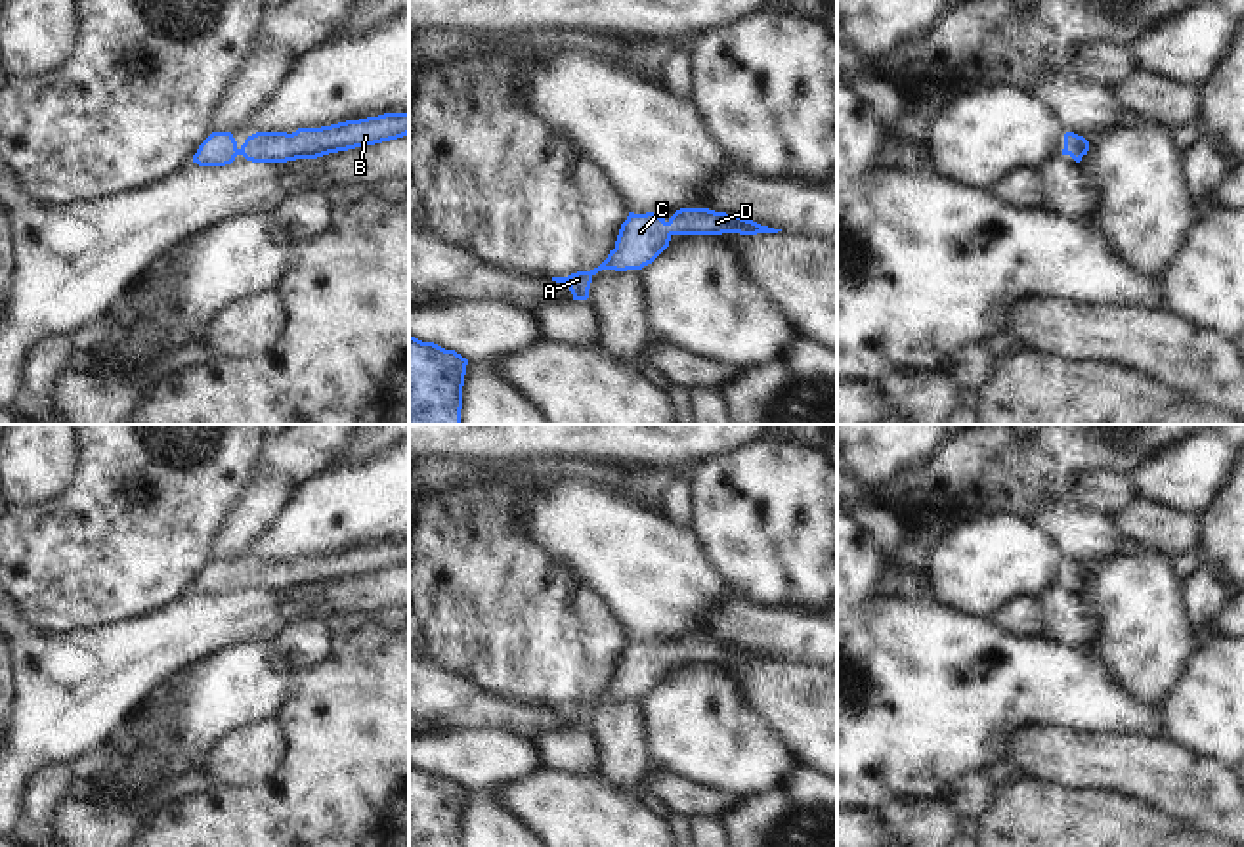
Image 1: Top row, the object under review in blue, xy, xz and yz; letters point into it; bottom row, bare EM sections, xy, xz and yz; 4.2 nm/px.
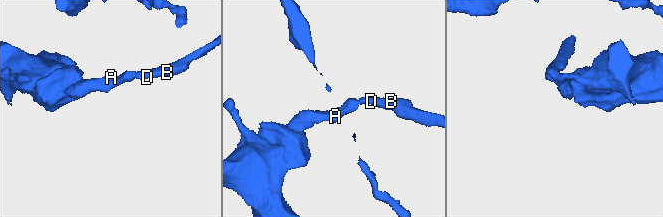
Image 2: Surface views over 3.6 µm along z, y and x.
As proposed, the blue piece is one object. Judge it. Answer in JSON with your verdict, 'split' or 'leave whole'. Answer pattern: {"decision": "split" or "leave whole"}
{"decision": "leave whole"}

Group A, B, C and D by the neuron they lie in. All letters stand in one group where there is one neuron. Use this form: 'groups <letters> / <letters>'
groups A B C D

